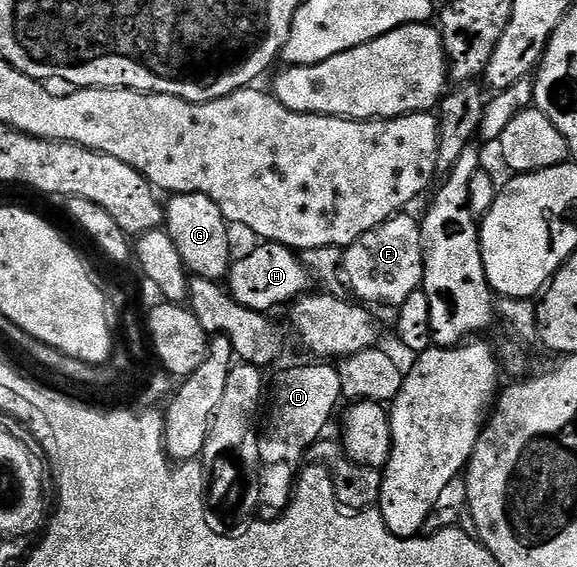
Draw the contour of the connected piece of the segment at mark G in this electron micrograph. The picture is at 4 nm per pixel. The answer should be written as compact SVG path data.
M177 194L168 197L165 202L165 229L167 235L177 244L181 260L194 277L207 278L219 282L228 277L233 263L231 256L231 234L229 223L223 217L221 208L204 194Z

